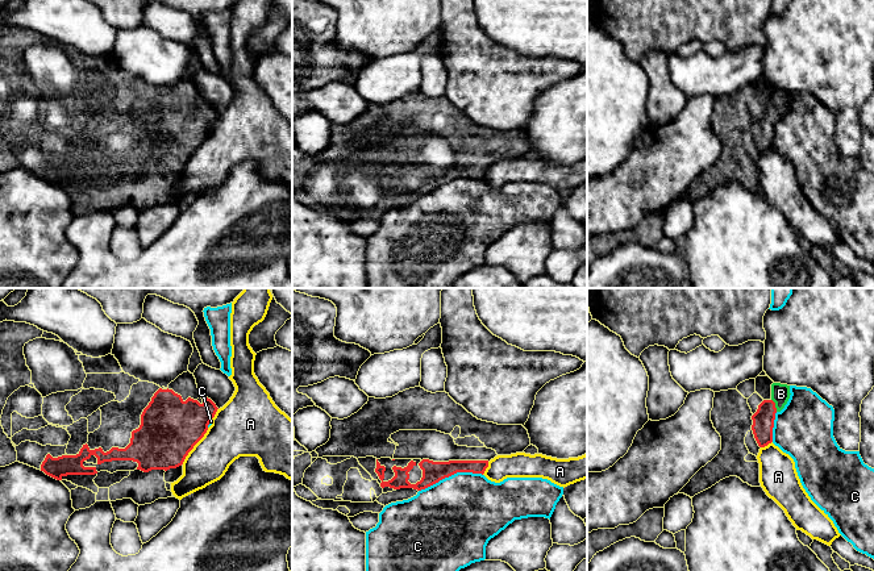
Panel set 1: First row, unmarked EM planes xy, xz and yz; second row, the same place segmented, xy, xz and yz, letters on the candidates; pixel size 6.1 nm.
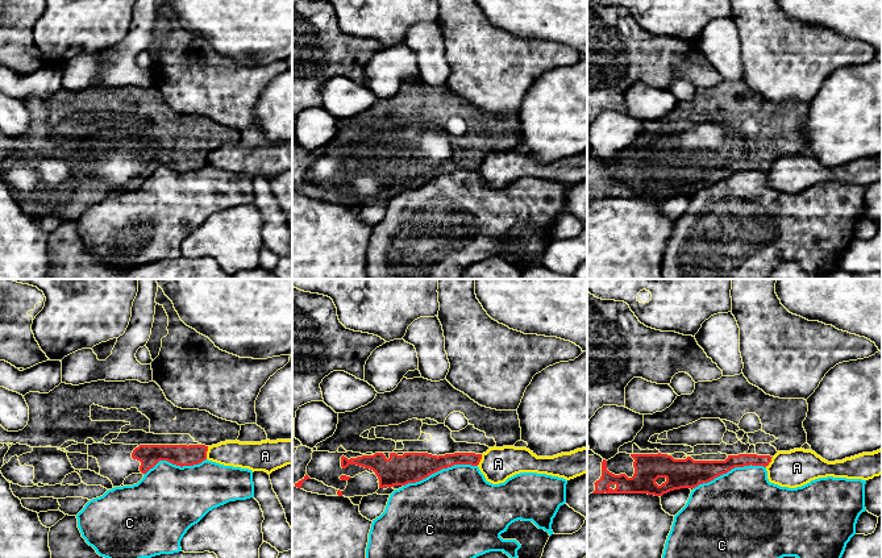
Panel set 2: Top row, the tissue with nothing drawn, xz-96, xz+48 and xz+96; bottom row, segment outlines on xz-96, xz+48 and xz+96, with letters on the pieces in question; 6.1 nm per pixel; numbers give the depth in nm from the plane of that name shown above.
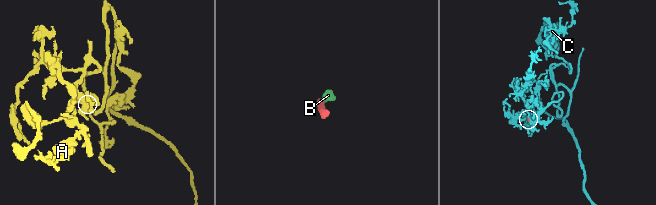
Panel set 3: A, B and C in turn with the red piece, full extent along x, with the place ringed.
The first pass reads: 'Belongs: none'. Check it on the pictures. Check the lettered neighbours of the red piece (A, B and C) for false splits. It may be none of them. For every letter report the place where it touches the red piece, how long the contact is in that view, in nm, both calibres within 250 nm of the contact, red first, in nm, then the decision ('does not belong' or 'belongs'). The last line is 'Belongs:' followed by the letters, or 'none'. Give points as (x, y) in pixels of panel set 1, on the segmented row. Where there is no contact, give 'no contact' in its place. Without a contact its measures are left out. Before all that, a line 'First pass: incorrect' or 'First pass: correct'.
First pass: incorrect
A: contact xy (194, 445); length 280 nm; calibres 360 and 280 nm; does not belong
B: contact yz (774, 405); length 90 nm; calibres 130 and 110 nm; belongs
C: contact xz (450, 475); length 400 nm; calibres 130 and 480 nm; does not belong
Belongs: B

